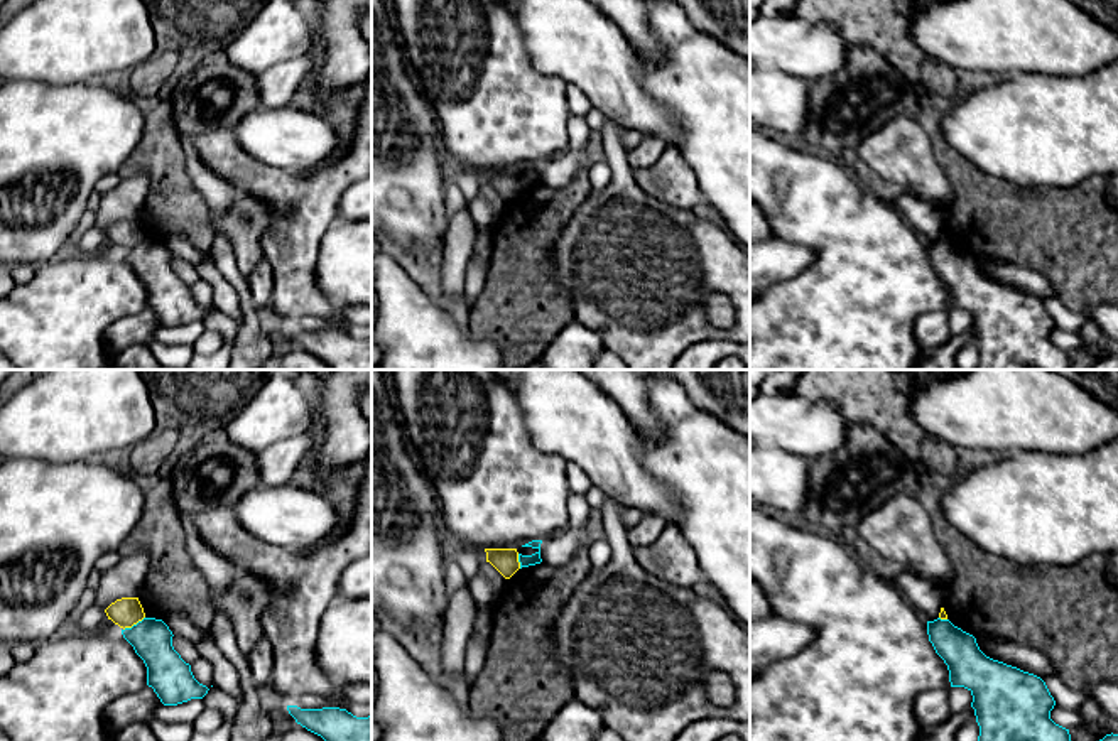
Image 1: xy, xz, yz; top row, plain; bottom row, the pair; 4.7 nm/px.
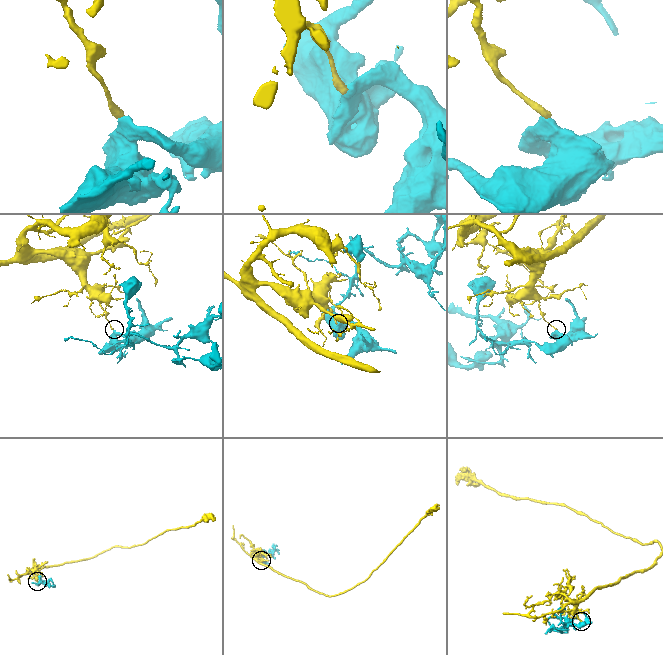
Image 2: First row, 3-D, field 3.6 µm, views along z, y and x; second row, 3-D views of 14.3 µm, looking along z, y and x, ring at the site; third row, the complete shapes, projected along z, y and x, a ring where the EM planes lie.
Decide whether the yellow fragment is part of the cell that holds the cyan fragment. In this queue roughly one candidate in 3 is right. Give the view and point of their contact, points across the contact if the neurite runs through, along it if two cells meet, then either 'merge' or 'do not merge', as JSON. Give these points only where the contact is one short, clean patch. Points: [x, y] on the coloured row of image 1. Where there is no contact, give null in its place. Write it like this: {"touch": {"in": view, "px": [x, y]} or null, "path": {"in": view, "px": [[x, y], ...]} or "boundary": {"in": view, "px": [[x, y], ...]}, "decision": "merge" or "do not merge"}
{"touch": {"in": "xy", "px": [134, 625]}, "boundary": {"in": "xy", "px": [[144, 616], [124, 630]]}, "decision": "do not merge"}

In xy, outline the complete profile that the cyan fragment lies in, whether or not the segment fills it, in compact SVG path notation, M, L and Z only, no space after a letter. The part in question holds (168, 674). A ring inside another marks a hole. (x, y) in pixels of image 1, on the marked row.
M144 618L132 628L122 630L123 638L147 667L147 685L164 706L177 706L203 699L208 687L199 684L191 665L172 646L172 631L162 619Z

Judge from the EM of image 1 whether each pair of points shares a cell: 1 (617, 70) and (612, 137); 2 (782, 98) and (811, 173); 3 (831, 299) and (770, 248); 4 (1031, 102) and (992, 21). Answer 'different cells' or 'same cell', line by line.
1: different cells
2: different cells
3: different cells
4: different cells

